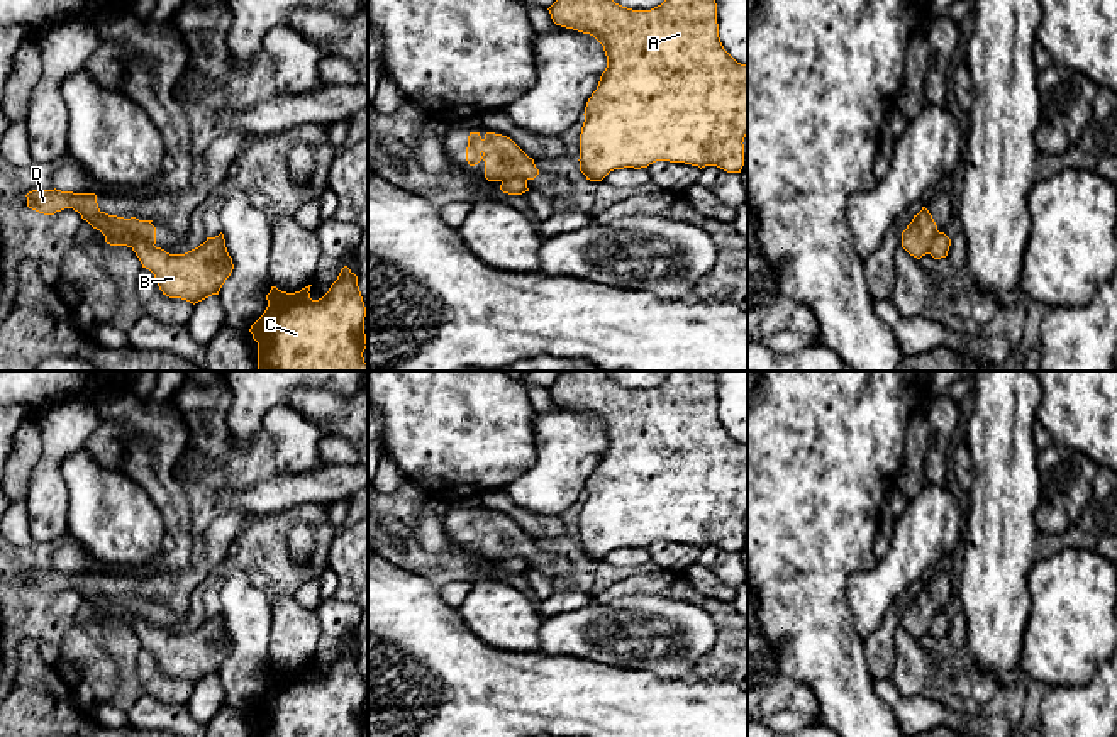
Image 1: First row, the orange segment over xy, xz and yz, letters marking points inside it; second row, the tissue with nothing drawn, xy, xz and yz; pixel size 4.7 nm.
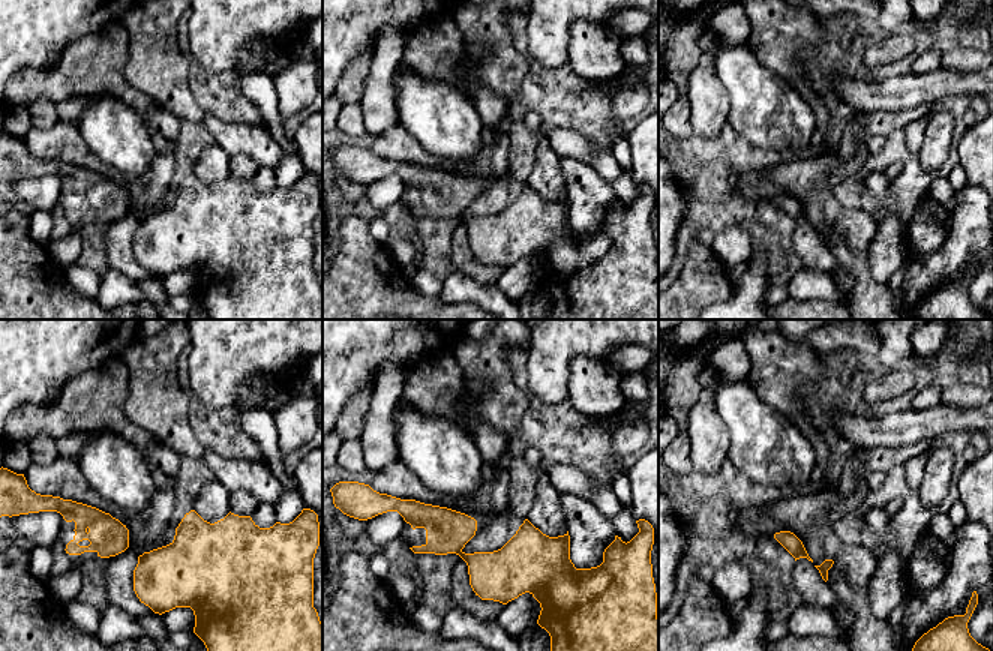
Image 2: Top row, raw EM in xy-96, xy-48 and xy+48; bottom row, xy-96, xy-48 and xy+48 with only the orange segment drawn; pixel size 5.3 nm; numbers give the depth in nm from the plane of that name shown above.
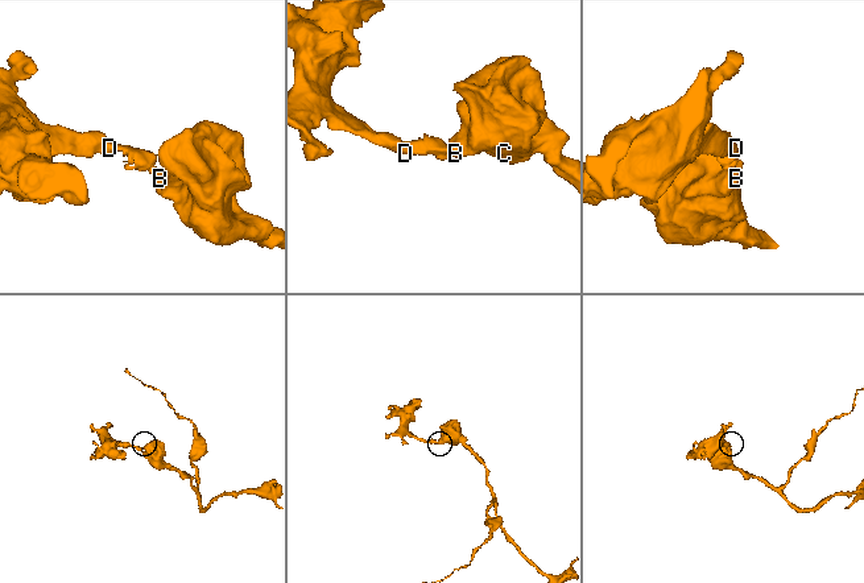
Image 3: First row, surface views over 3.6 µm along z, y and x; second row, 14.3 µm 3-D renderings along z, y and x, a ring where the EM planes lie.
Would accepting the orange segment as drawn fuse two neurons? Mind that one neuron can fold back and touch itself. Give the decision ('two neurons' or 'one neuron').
two neurons

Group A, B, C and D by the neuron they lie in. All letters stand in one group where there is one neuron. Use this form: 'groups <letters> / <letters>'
groups A B C / D

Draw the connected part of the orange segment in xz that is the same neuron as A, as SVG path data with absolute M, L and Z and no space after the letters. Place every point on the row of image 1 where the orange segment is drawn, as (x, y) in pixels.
M556 0L549 8L556 25L593 36L605 51L607 68L600 76L597 90L586 102L585 122L580 134L580 171L590 181L602 181L610 171L624 168L647 168L656 161L685 163L698 166L717 166L727 173L741 173L744 166L744 137L747 136L747 66L737 63L722 46L717 24L715 0L664 0L651 10L632 10L614 0Z

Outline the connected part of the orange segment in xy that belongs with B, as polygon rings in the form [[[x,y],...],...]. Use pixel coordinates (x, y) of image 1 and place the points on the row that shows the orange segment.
[[[222,232],[185,254],[169,254],[144,241],[134,241],[132,251],[142,268],[154,274],[163,295],[193,305],[219,295],[234,269]]]

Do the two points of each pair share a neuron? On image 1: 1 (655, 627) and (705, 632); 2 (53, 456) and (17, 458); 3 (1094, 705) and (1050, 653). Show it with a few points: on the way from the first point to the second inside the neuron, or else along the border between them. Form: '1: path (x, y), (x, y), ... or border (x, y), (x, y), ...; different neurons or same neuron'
1: path (666, 632), (694, 632); same neuron
2: border (41, 419), (41, 456), (33, 470), (26, 493); different neurons
3: border (1099, 664), (1083, 685), (1056, 685), (1051, 690); different neurons

